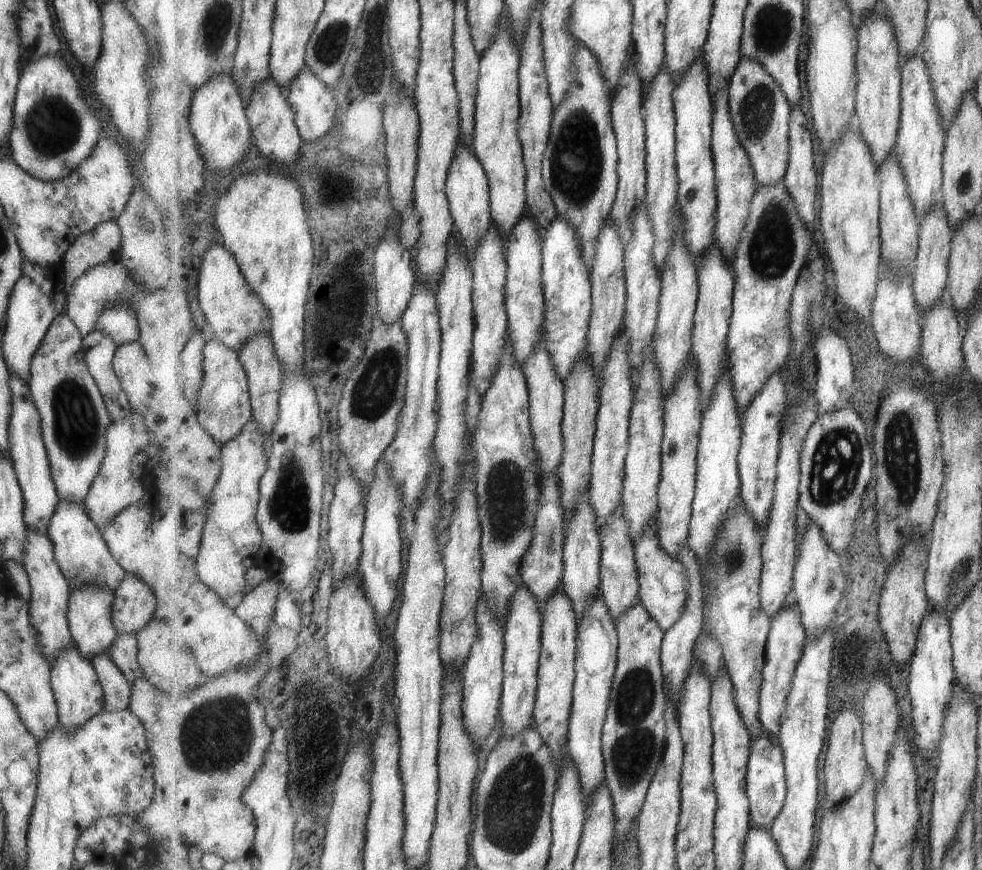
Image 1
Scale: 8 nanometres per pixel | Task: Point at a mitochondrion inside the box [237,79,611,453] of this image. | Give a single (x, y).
(576, 161)

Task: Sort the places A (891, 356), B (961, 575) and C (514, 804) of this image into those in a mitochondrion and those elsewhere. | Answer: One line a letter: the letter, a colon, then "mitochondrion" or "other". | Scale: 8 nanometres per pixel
A: other
B: mitochondrion
C: mitochondrion

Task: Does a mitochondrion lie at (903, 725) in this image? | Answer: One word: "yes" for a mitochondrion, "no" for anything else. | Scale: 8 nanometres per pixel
no

